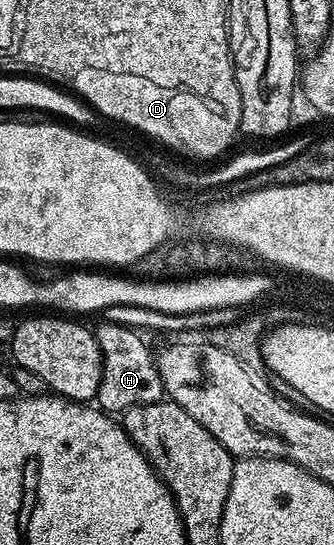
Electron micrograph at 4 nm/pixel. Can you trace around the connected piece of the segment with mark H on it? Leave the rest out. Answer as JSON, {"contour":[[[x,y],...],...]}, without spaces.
{"contour":[[[100,320],[93,332],[103,356],[103,374],[97,387],[98,408],[112,415],[122,415],[129,407],[164,400],[163,380],[159,374],[156,354],[143,342],[144,334],[117,322]]]}

